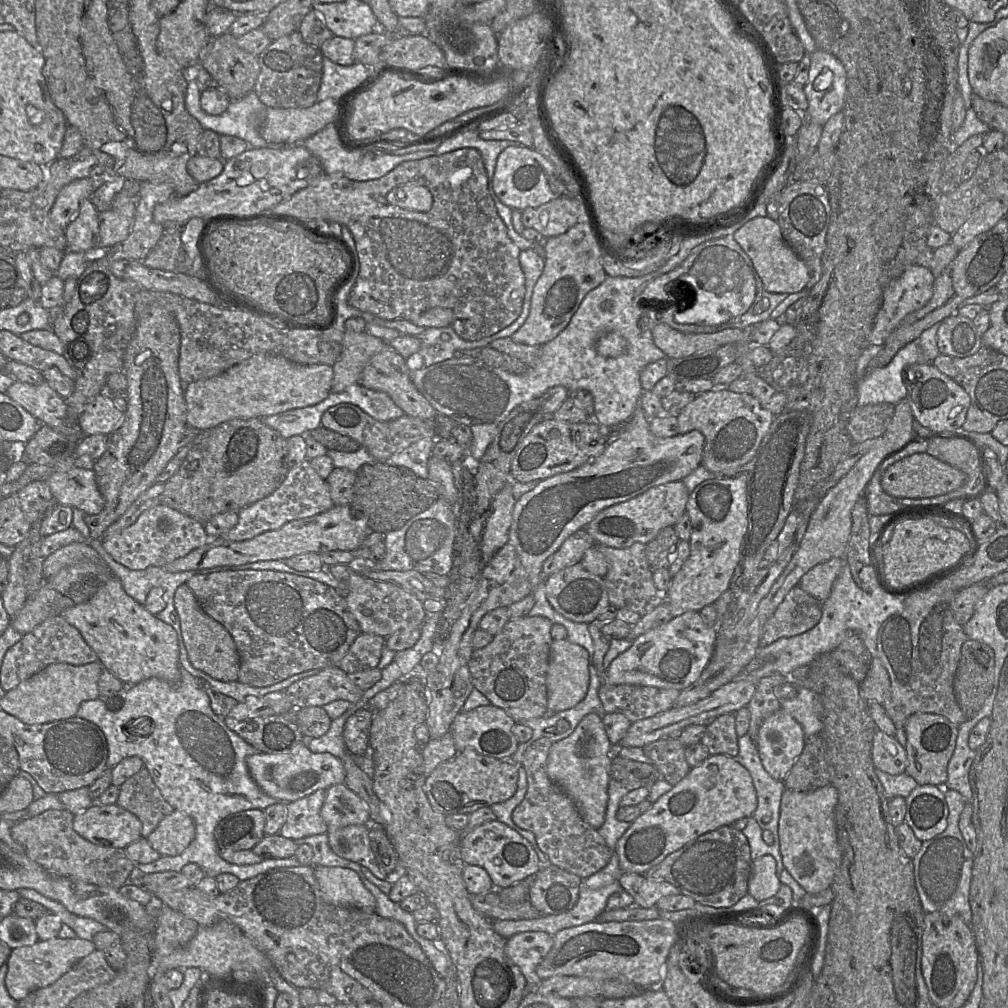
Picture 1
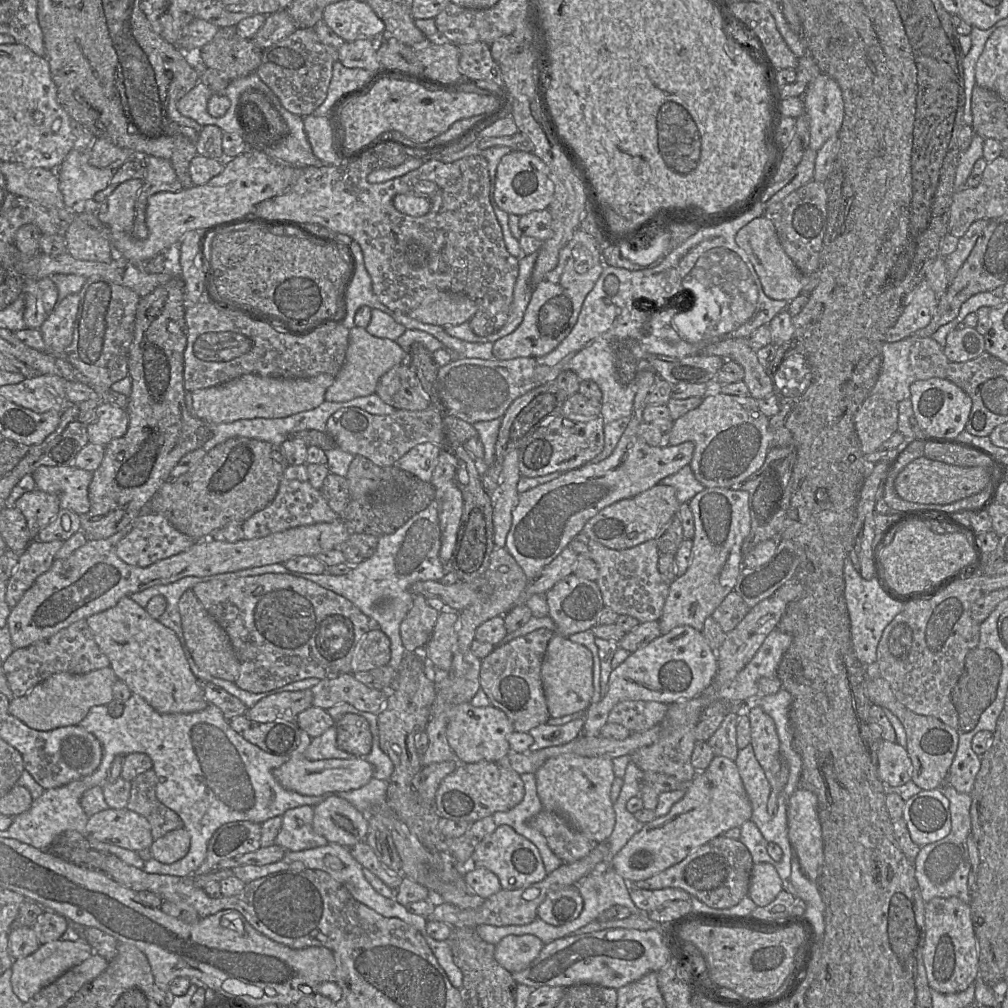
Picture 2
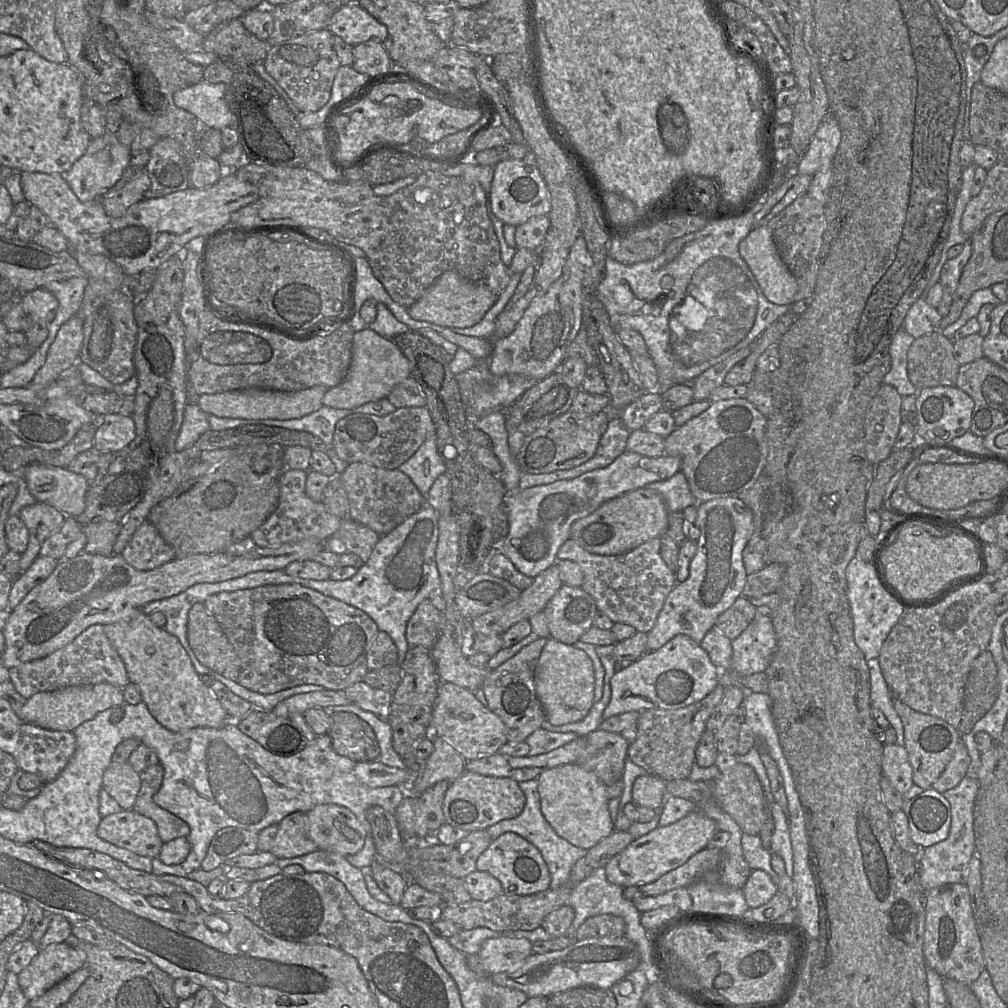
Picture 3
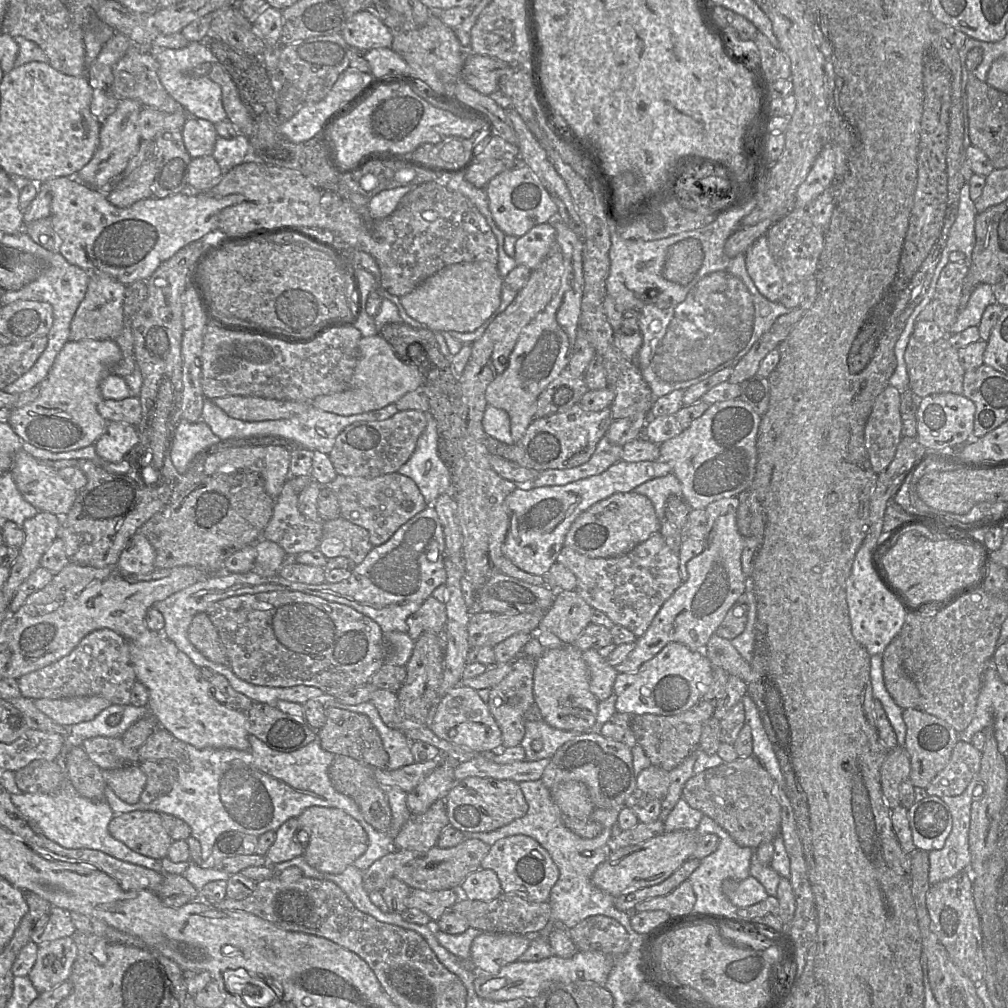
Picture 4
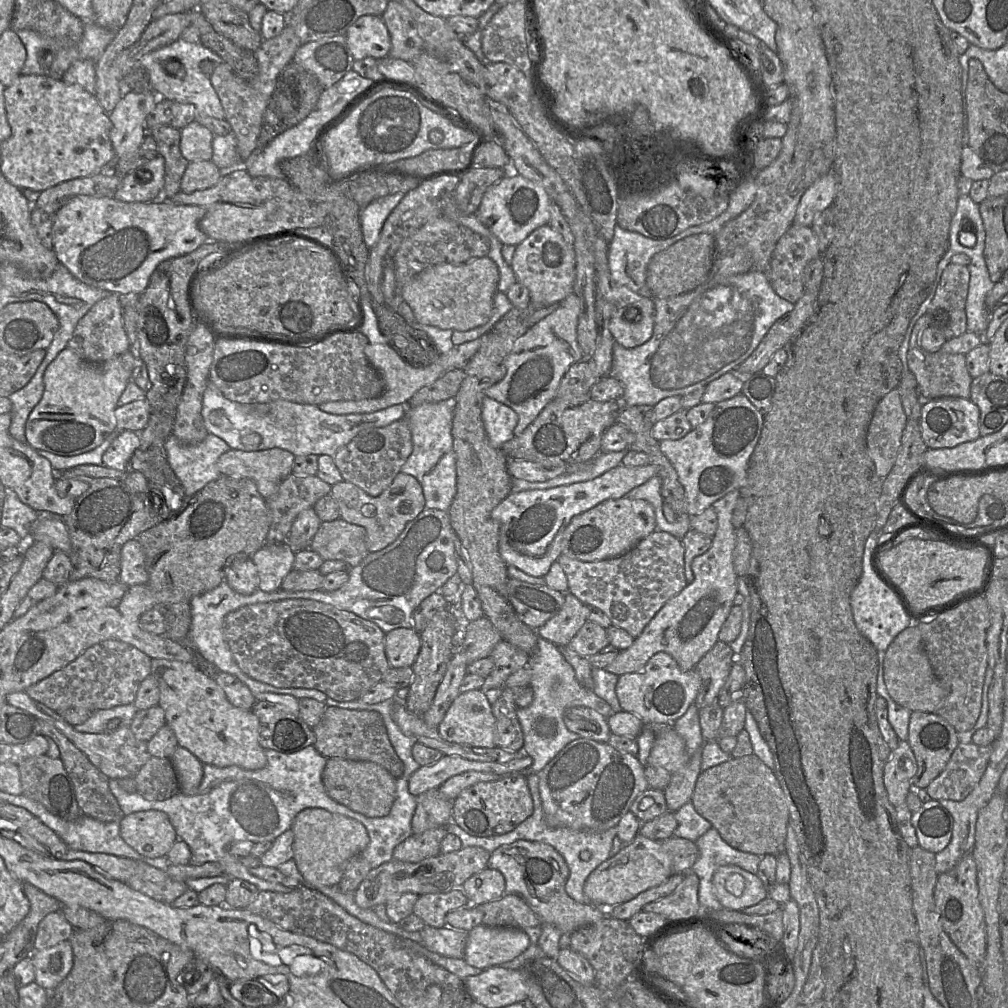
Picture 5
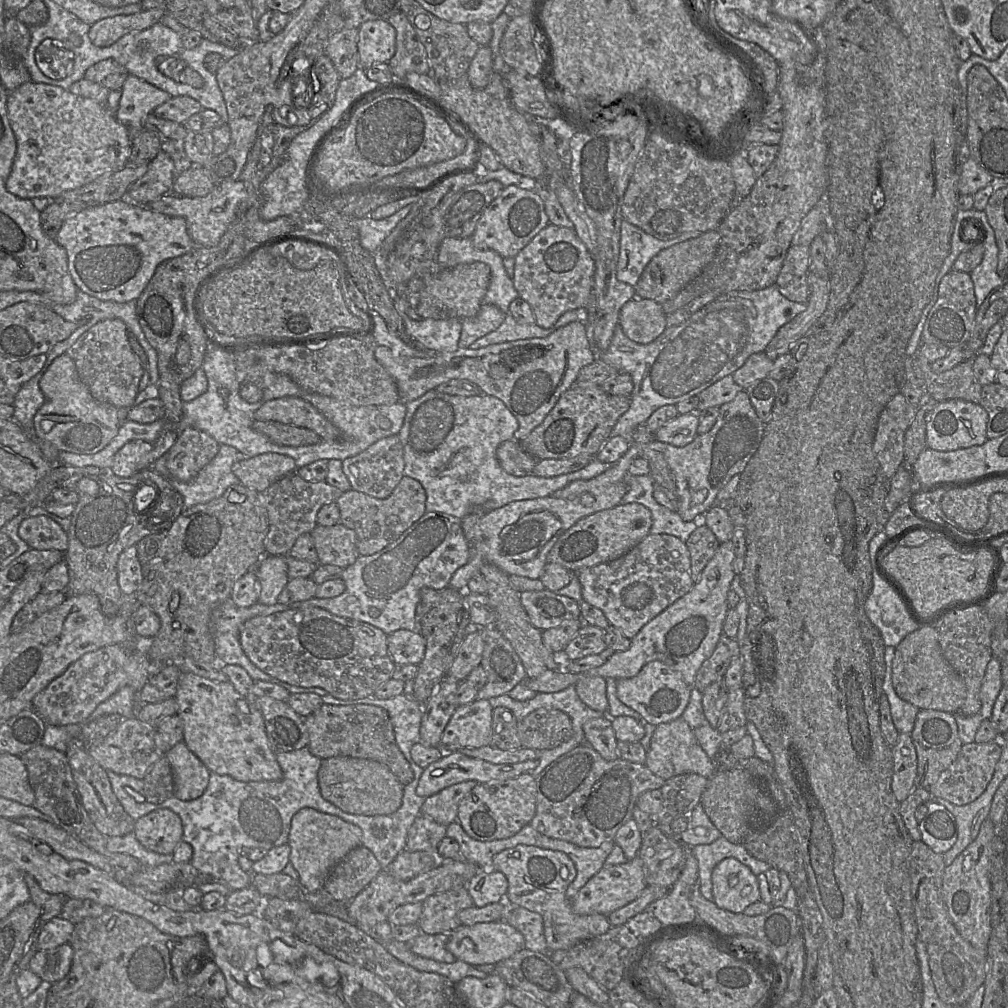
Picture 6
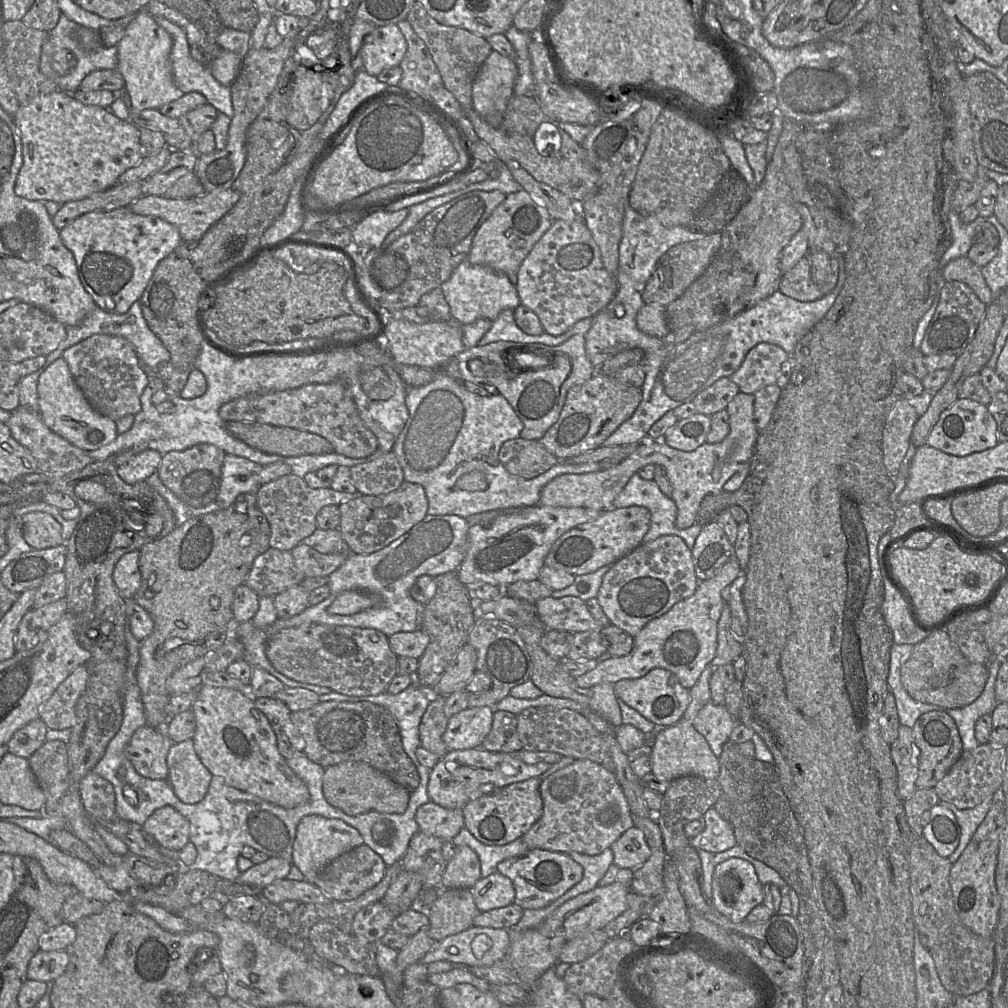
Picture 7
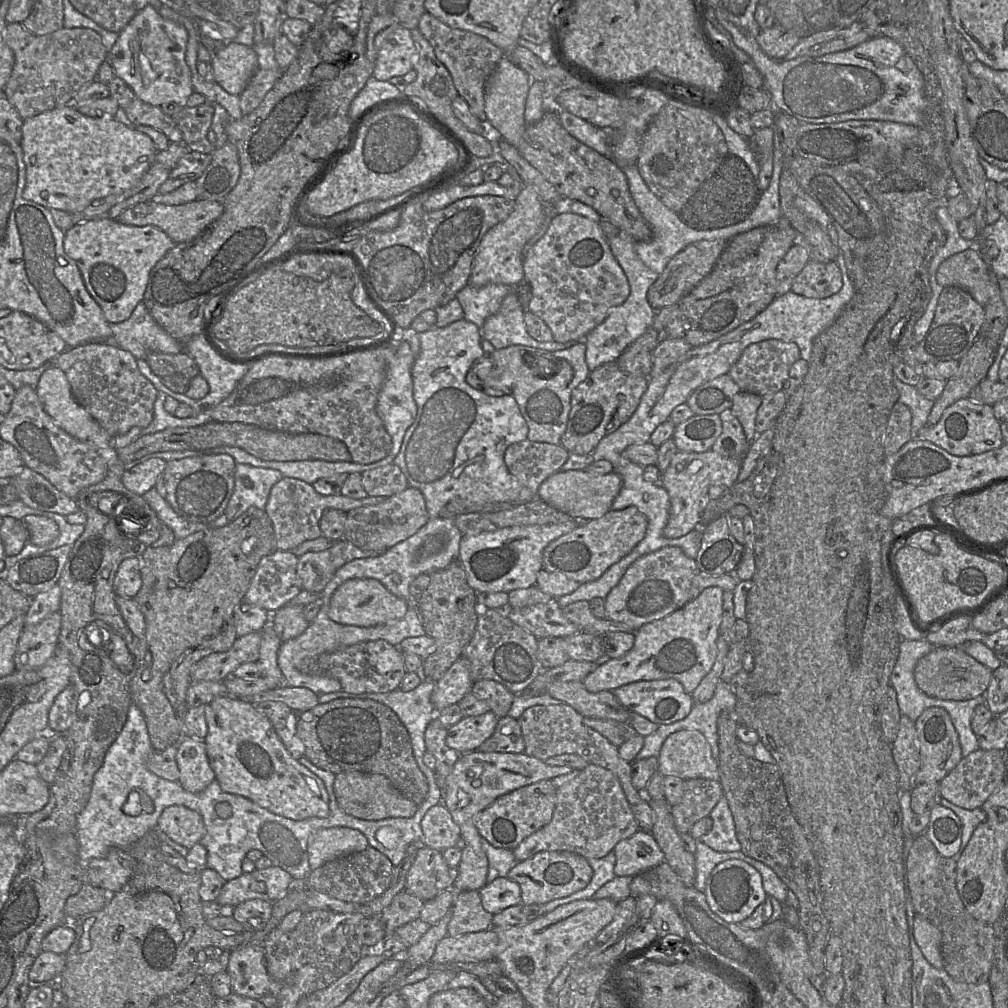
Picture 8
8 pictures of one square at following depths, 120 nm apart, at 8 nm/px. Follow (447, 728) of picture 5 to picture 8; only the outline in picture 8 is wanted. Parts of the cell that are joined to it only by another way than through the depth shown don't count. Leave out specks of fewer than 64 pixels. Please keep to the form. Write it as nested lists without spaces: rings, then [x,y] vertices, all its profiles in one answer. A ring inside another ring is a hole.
[[[492,711],[480,716],[463,717],[448,728],[447,746],[460,755],[477,751],[493,735],[498,719]]]

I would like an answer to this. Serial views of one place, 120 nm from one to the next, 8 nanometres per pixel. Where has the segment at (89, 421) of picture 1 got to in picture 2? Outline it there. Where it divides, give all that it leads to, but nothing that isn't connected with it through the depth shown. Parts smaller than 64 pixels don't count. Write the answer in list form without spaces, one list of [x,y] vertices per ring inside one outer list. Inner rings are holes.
[[[103,402],[95,413],[96,420],[87,426],[89,442],[106,446],[111,440],[120,438],[127,432],[129,416],[126,409]]]

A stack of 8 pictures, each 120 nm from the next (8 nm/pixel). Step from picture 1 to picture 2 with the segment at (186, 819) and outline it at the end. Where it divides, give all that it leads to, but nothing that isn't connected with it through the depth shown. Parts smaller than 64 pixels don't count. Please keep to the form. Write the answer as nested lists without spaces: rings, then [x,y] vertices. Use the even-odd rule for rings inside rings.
[[[183,827],[172,830],[153,841],[150,851],[152,858],[163,863],[172,864],[187,855],[190,849],[190,834]]]

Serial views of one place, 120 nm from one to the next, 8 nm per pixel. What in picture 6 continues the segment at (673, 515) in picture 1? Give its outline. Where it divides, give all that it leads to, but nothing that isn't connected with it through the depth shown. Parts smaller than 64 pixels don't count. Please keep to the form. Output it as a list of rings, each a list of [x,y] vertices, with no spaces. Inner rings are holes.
[[[620,503],[578,520],[556,541],[548,553],[550,563],[558,563],[574,572],[582,567],[595,566],[615,560],[642,541],[652,526],[651,511],[640,503]]]

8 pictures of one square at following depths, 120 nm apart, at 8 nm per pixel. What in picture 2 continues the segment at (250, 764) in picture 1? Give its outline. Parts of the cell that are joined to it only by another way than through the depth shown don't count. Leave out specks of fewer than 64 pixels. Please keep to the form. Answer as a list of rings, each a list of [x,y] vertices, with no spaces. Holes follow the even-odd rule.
[[[300,728],[300,741],[297,748],[289,755],[288,761],[273,771],[274,777],[285,789],[307,796],[328,796],[358,789],[372,779],[373,766],[362,757],[308,760],[304,752],[311,740],[309,734]]]

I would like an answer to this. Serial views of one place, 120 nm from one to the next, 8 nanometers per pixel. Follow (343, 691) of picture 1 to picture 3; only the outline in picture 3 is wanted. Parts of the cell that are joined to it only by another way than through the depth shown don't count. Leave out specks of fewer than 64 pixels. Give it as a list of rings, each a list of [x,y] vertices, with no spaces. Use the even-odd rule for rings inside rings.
[[[356,682],[344,689],[350,702],[365,711],[372,712],[382,721],[387,721],[392,693]]]

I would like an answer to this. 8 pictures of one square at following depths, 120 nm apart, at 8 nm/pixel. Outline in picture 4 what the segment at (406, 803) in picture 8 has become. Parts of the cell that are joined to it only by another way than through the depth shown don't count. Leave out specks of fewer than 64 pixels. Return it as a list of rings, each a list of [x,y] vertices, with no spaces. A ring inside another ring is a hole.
[[[336,755],[328,769],[328,775],[334,789],[352,798],[358,805],[364,819],[377,831],[385,832],[391,824],[391,809],[386,788],[382,787],[374,776],[374,768],[344,755]]]

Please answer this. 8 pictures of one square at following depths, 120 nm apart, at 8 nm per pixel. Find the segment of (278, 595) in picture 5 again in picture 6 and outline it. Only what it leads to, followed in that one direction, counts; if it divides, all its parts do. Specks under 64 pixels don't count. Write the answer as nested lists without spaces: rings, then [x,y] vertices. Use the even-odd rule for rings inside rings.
[[[231,597],[229,600],[225,601],[221,605],[219,605],[217,608],[215,608],[211,613],[211,630],[214,637],[215,642],[215,652],[217,657],[217,665],[236,665],[244,668],[247,673],[250,675],[250,677],[254,681],[266,681],[273,684],[278,684],[282,686],[285,690],[287,690],[291,694],[307,694],[307,693],[313,693],[313,694],[320,694],[320,697],[323,698],[329,693],[318,687],[299,687],[299,686],[293,686],[290,684],[287,684],[277,678],[274,678],[262,670],[260,670],[258,667],[256,667],[251,660],[247,657],[245,652],[243,651],[243,648],[240,643],[240,631],[243,626],[243,624],[256,616],[267,616],[276,612],[284,611],[287,609],[291,609],[289,605],[284,605],[280,603],[276,603],[272,606],[267,606],[264,604],[261,604],[260,602],[257,602],[256,604],[250,606],[250,607],[239,607],[235,605]]]

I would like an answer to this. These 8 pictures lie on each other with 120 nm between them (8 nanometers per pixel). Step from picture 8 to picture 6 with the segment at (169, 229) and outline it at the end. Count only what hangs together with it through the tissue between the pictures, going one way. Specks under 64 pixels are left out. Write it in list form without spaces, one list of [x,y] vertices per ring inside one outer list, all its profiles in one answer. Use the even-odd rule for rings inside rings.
[[[240,180],[223,182],[205,196],[187,197],[167,193],[150,202],[147,206],[156,212],[186,220],[187,232],[195,246],[211,247],[220,242],[229,225],[237,216],[238,208],[249,196],[245,183]]]

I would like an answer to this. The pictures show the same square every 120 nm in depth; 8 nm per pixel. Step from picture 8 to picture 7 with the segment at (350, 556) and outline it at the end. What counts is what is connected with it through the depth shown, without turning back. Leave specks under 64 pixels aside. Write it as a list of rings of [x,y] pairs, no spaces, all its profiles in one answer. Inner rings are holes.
[[[299,543],[291,550],[297,568],[308,577],[329,577],[347,559],[349,553],[322,554]]]

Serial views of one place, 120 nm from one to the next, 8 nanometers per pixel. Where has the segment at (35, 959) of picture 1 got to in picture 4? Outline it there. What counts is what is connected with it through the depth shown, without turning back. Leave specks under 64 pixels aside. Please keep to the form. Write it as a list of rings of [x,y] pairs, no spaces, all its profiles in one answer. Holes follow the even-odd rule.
[[[72,937],[41,945],[27,977],[39,994],[50,991],[69,980],[76,956],[77,948]]]

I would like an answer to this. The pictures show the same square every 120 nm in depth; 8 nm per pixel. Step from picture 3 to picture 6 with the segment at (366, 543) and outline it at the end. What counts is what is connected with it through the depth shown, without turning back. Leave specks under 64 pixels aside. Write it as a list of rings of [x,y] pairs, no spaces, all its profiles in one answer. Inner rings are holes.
[[[341,522],[332,526],[317,524],[311,536],[320,564],[346,568],[359,556],[355,532]]]

